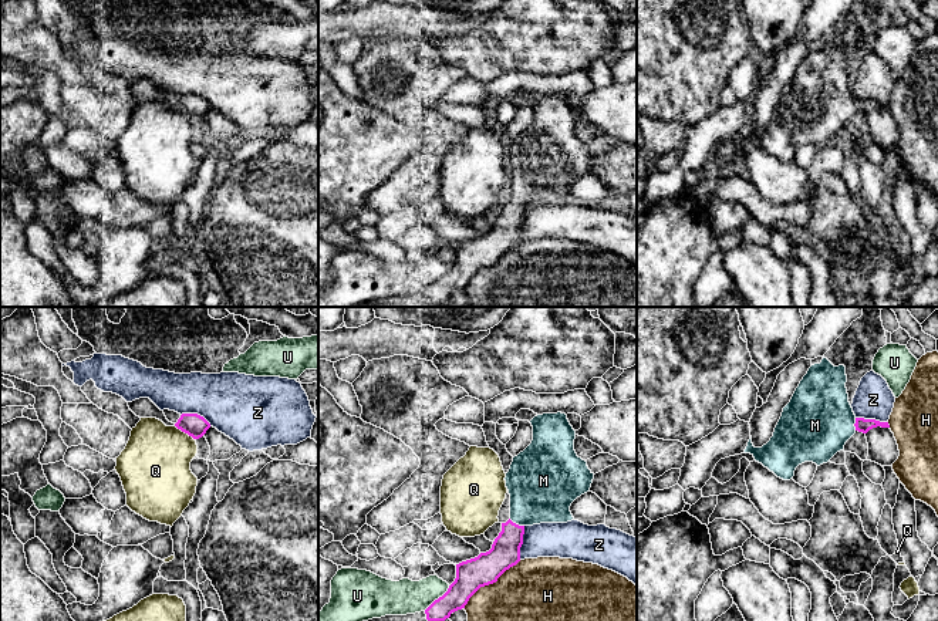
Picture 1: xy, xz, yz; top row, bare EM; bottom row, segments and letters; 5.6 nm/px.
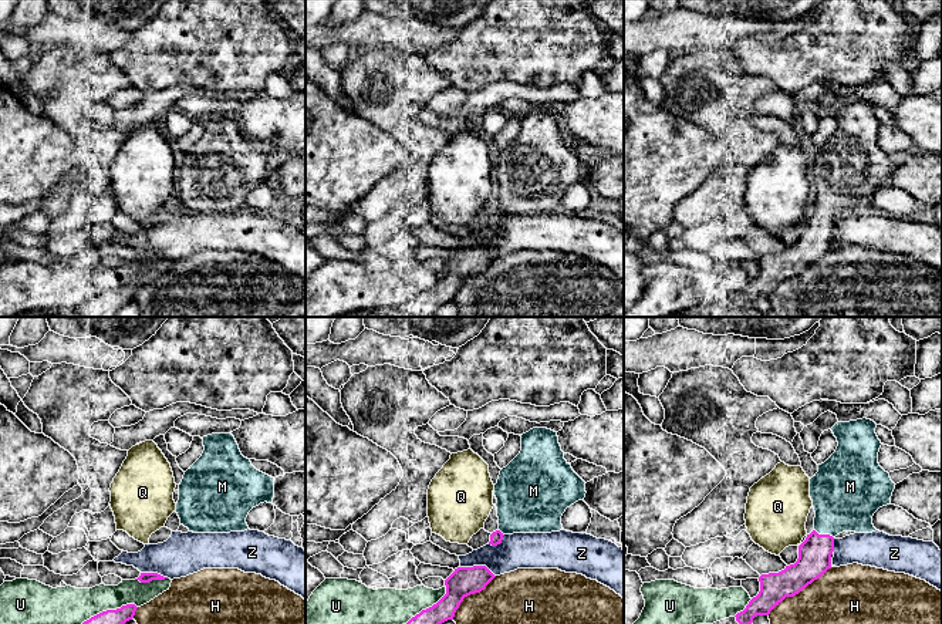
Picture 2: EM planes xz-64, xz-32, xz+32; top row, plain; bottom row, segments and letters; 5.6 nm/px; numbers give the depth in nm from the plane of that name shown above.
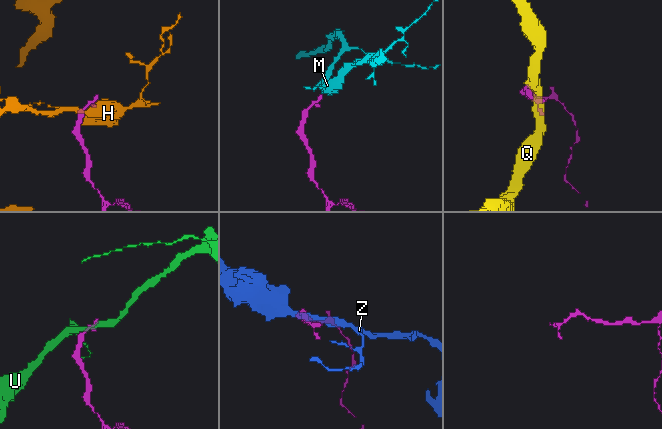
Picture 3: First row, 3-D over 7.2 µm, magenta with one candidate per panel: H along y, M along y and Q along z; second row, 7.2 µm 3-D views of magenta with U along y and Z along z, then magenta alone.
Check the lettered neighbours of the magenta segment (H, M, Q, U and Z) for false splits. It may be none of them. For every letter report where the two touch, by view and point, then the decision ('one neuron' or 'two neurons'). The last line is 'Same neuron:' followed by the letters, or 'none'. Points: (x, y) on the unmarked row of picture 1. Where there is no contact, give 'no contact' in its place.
H: xz (489, 265) | two neurons
M: xz (515, 205) | one neuron
Q: xy (185, 114) | two neurons
U: xz (438, 280) | two neurons
Z: xz (522, 225) | two neurons
Same neuron: M

